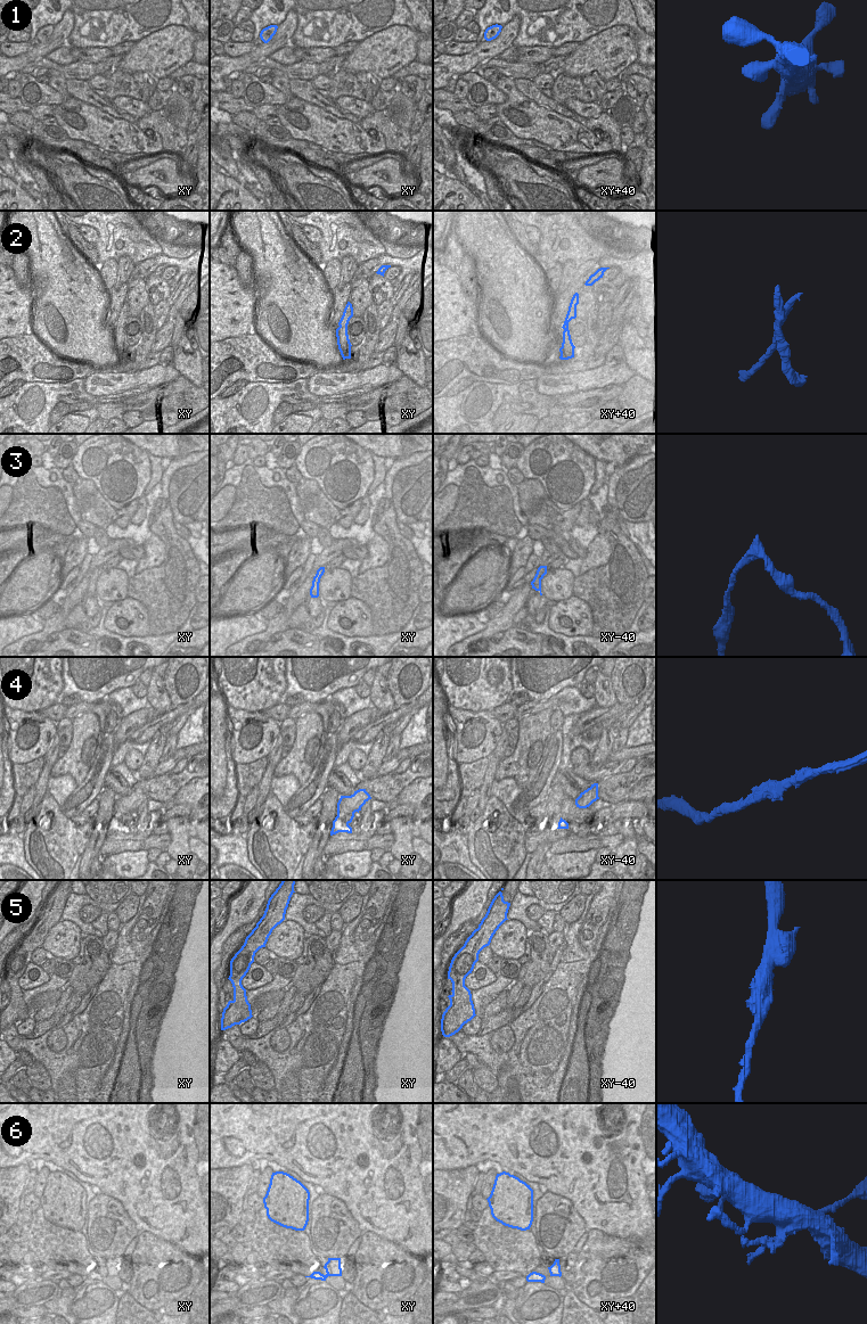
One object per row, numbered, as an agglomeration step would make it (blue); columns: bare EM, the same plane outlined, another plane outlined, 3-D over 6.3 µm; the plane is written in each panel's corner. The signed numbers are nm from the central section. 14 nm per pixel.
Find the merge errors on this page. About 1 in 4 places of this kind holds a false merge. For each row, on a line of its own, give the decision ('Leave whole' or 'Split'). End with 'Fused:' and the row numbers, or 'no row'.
1: Leave whole
2: Split
3: Leave whole
4: Leave whole
5: Leave whole
6: Leave whole
Fused: 2.

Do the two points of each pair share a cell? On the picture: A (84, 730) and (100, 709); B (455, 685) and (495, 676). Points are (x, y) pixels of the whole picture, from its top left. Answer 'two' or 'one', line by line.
A: one
B: one

